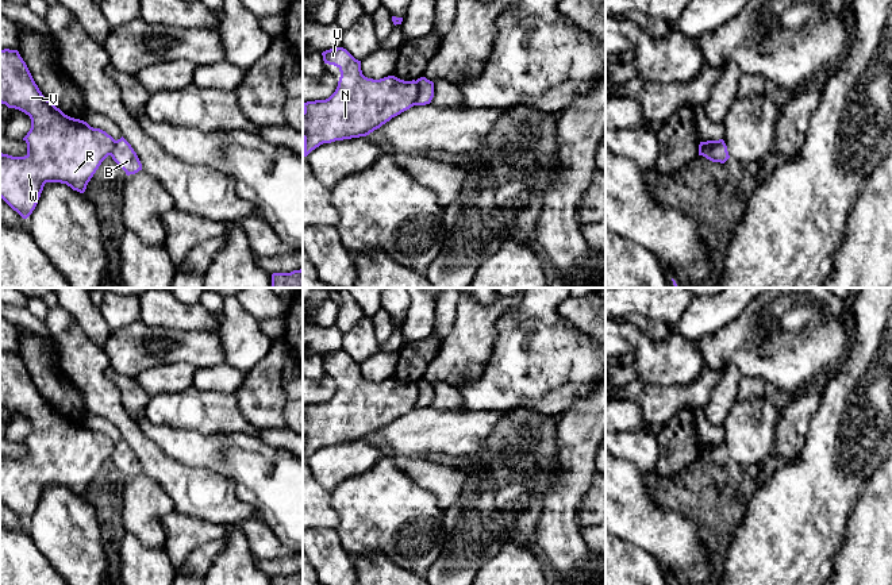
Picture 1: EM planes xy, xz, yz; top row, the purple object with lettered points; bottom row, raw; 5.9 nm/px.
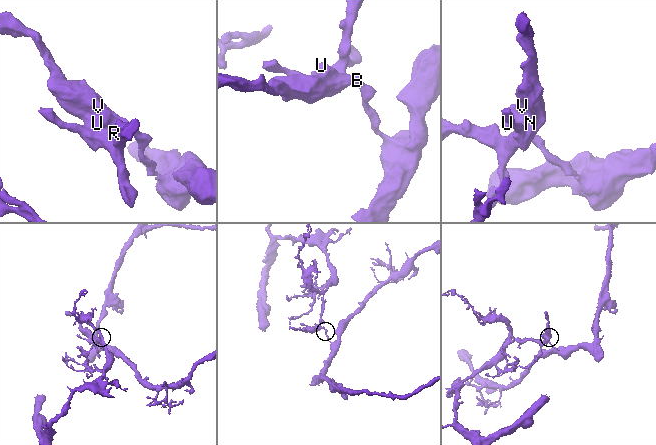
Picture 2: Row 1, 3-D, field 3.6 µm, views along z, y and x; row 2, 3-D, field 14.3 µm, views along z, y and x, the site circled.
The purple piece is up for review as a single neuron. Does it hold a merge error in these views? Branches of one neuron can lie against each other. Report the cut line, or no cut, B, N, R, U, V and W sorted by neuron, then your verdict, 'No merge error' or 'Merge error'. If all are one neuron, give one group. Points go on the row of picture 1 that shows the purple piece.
Split along xz (416, 81), (418, 96), (414, 104). Groups: B / N R U V W. Merge error

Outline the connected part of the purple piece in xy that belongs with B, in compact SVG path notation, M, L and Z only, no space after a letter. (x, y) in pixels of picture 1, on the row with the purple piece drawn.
M123 136L115 141L111 157L126 172L127 176L142 170L142 163L137 153Z

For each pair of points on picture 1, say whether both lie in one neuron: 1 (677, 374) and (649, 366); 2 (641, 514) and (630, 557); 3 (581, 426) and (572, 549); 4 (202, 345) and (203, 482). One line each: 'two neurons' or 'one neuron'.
1: one neuron
2: two neurons
3: one neuron
4: two neurons

